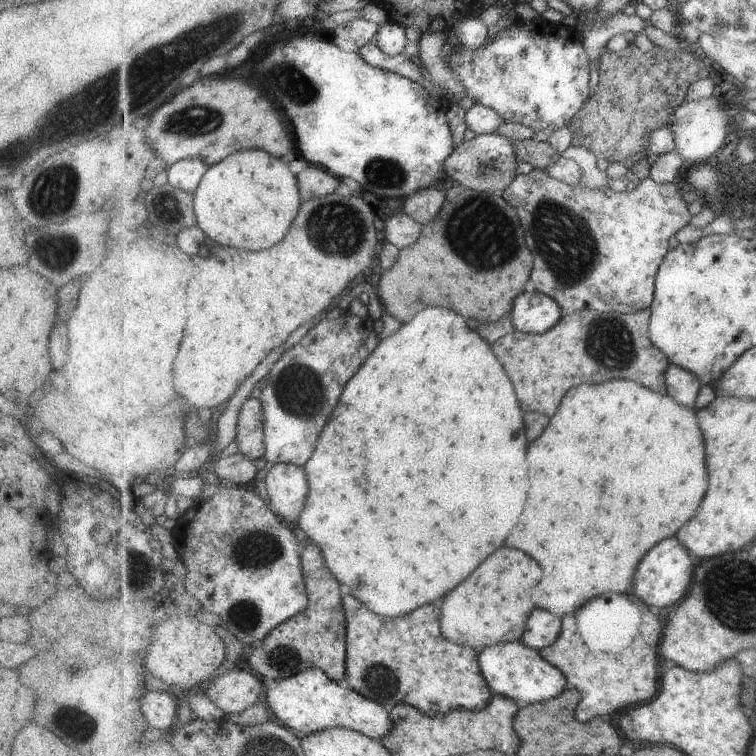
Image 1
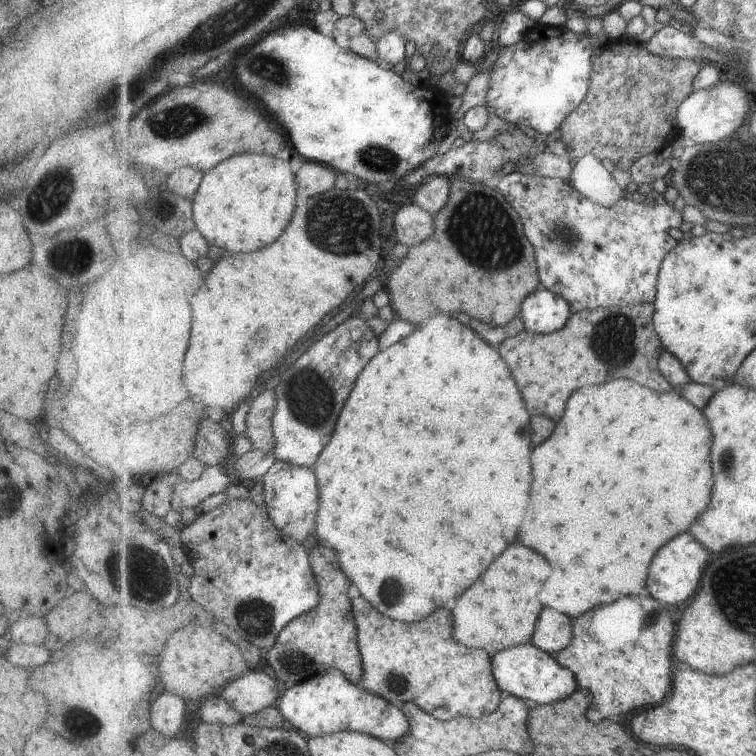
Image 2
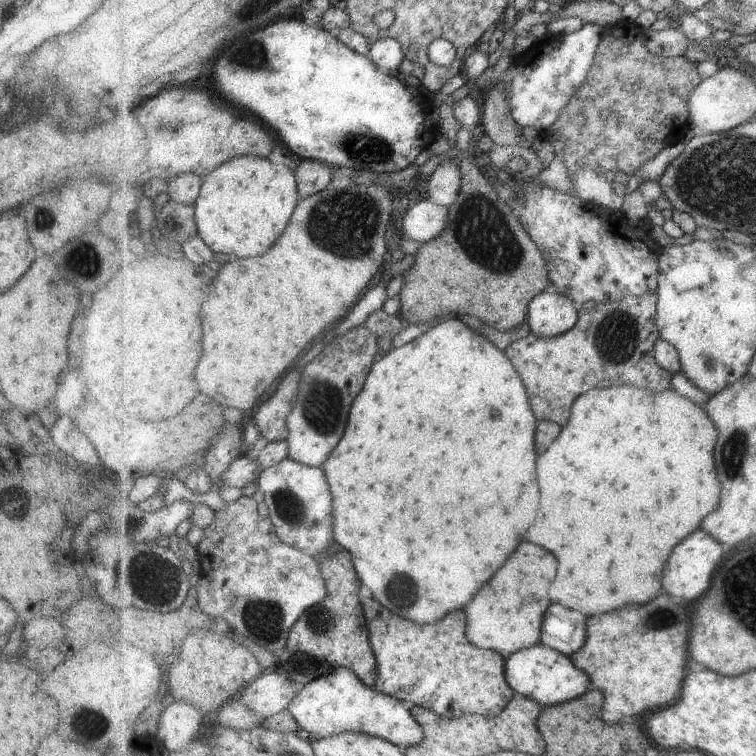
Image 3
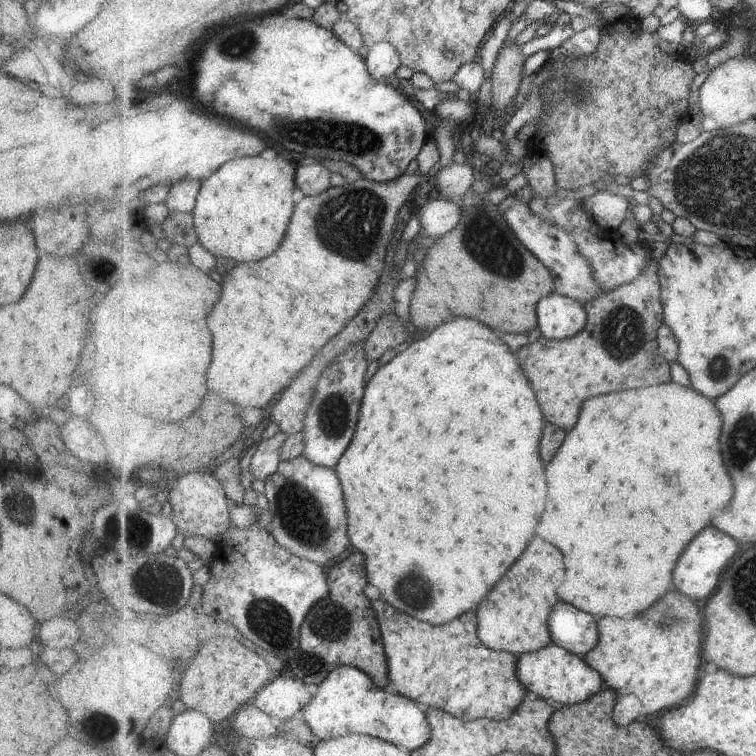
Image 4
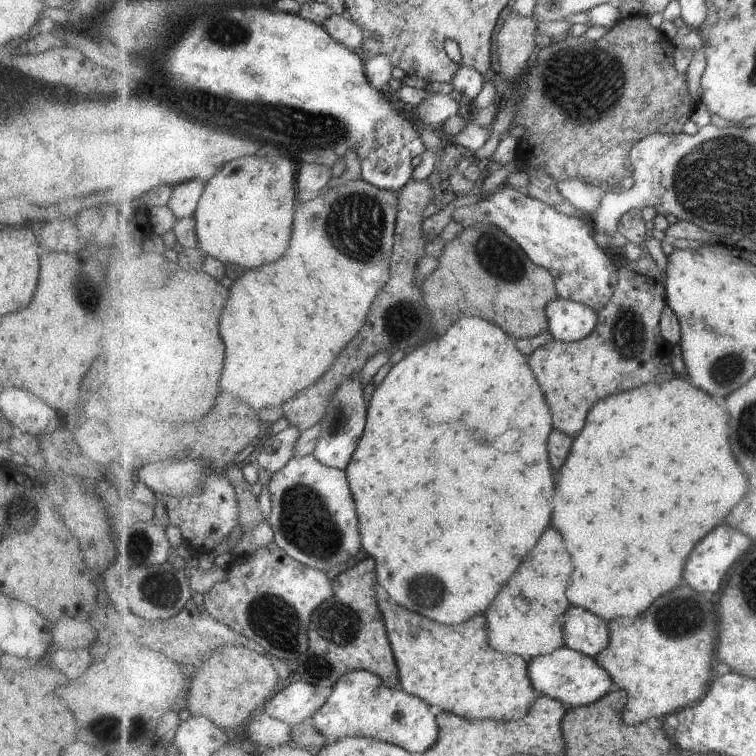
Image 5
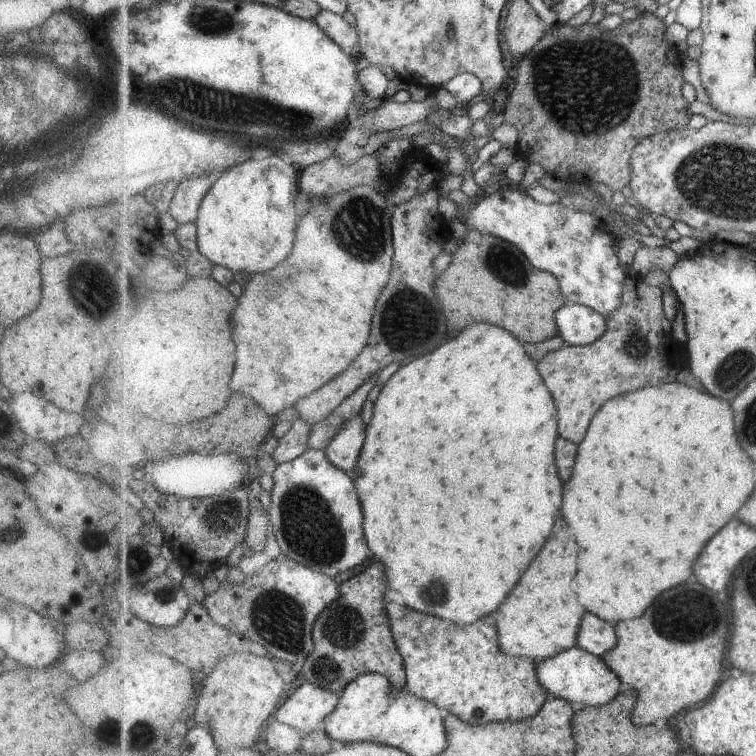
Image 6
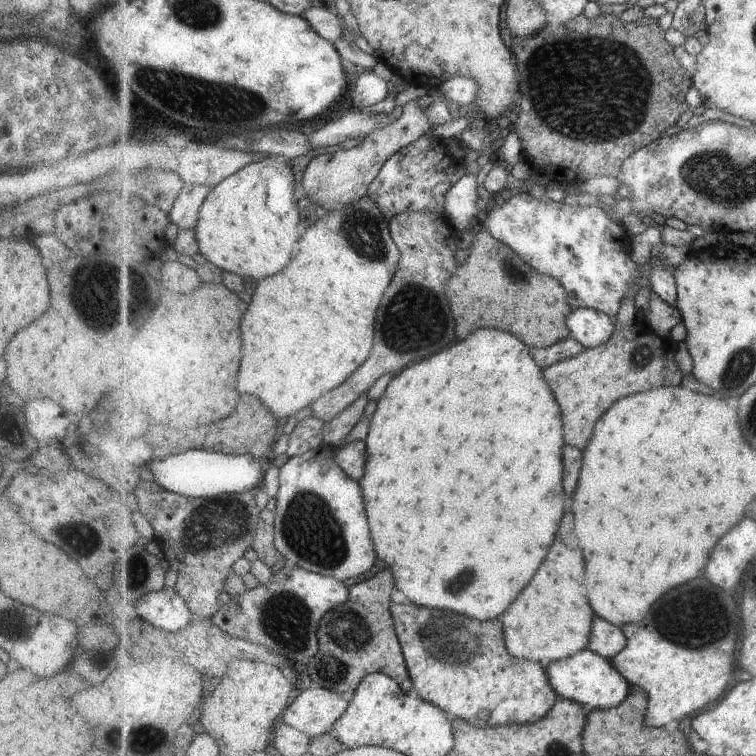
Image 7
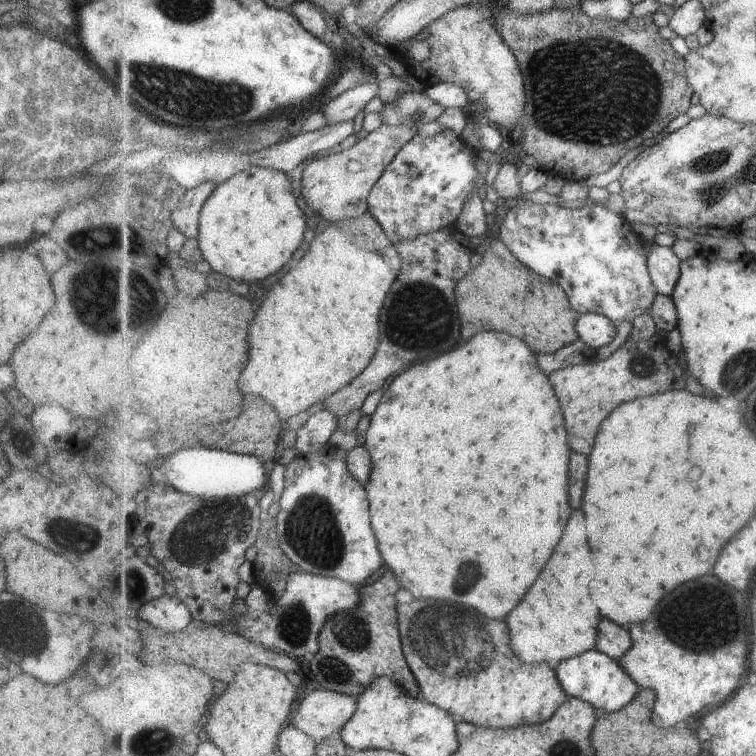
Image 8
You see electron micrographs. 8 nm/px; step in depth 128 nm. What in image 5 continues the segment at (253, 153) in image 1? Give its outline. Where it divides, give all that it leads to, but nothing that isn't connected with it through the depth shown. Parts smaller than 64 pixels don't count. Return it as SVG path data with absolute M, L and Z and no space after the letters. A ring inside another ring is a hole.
M256 155L239 157L228 162L211 180L208 180L205 192L198 202L194 217L196 218L200 248L205 254L221 262L230 262L231 264L245 266L245 268L259 268L263 264L271 264L271 262L279 260L291 246L291 232L295 229L295 196L297 196L297 190L295 190L295 166L291 164L289 158L277 158L273 162L275 172L269 174L265 170L265 174L263 174L259 164L261 164L261 160ZM271 178L277 180L275 190L277 190L279 200L271 198L271 194L273 194L273 190L271 190L273 186L269 182Z

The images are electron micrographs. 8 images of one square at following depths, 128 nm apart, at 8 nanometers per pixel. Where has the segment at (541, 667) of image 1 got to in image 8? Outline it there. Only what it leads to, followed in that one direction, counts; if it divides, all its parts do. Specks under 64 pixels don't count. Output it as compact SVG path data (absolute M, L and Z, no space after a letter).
M591 649L579 656L564 660L555 668L559 682L570 697L590 702L598 711L618 711L626 707L641 690L638 682L622 664L600 650Z

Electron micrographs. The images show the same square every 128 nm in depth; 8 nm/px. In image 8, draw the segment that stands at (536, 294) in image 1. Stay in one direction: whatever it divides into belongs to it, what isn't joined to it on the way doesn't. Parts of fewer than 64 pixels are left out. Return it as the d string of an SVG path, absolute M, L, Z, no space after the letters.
M599 313L579 314L576 331L580 339L594 349L613 342L613 338L617 336L614 320Z

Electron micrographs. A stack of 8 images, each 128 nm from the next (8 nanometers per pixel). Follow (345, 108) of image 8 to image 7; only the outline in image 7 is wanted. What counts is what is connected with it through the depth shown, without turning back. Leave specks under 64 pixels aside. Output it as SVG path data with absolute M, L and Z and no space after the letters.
M371 70L365 71L363 74L356 76L355 86L352 87L353 109L359 110L365 108L365 106L373 106L373 104L385 100L389 93L389 82L379 78Z

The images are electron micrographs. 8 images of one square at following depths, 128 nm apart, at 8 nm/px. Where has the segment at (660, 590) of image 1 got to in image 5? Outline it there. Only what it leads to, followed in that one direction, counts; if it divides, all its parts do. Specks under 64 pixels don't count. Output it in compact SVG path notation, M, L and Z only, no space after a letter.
M723 524L719 528L715 528L709 536L705 536L695 552L691 552L691 560L685 568L685 580L684 584L691 585L697 592L719 592L719 582L723 586L723 580L729 572L729 568L743 556L743 552L747 552L751 548L753 540L749 538L747 533L737 530L737 528L731 528L729 524Z

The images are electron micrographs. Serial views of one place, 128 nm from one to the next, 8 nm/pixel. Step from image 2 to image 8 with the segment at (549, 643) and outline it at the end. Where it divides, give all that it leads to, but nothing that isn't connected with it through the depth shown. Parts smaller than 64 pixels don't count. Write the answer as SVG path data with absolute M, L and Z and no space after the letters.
M603 620L599 626L599 640L596 646L597 650L604 652L620 661L633 646L632 634L629 629L619 626L611 620Z

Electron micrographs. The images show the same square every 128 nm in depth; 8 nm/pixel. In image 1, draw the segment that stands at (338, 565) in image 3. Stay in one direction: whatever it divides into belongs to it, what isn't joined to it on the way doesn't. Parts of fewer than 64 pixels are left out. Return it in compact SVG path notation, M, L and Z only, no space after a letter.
M309 544L302 550L302 569L310 603L302 613L274 628L265 640L251 652L248 662L263 678L271 683L291 678L309 668L323 669L333 680L341 682L347 676L348 620L344 609L339 579L326 565L322 548Z

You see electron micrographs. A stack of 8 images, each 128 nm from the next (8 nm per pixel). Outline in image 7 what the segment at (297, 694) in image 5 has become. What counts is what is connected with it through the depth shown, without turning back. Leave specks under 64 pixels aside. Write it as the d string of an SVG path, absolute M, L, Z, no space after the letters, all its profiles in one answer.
M309 688L301 691L287 707L283 716L285 724L302 730L310 737L333 731L338 721L353 700L354 693L340 693L328 688Z

